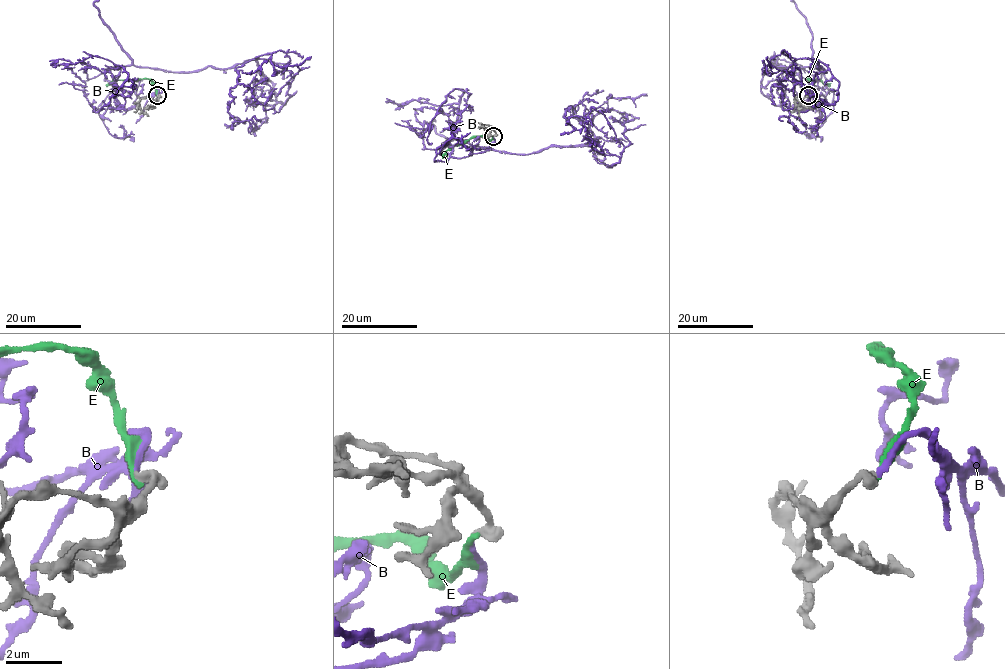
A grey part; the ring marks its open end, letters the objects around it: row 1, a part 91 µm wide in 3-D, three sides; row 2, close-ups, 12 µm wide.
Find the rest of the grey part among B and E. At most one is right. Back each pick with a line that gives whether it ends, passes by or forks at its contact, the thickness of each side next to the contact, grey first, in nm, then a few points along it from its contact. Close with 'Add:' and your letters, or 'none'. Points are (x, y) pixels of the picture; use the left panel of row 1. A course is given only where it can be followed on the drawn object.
B: It ends there. Thickness 320 nm (grey) against 200 nm
Add: B

